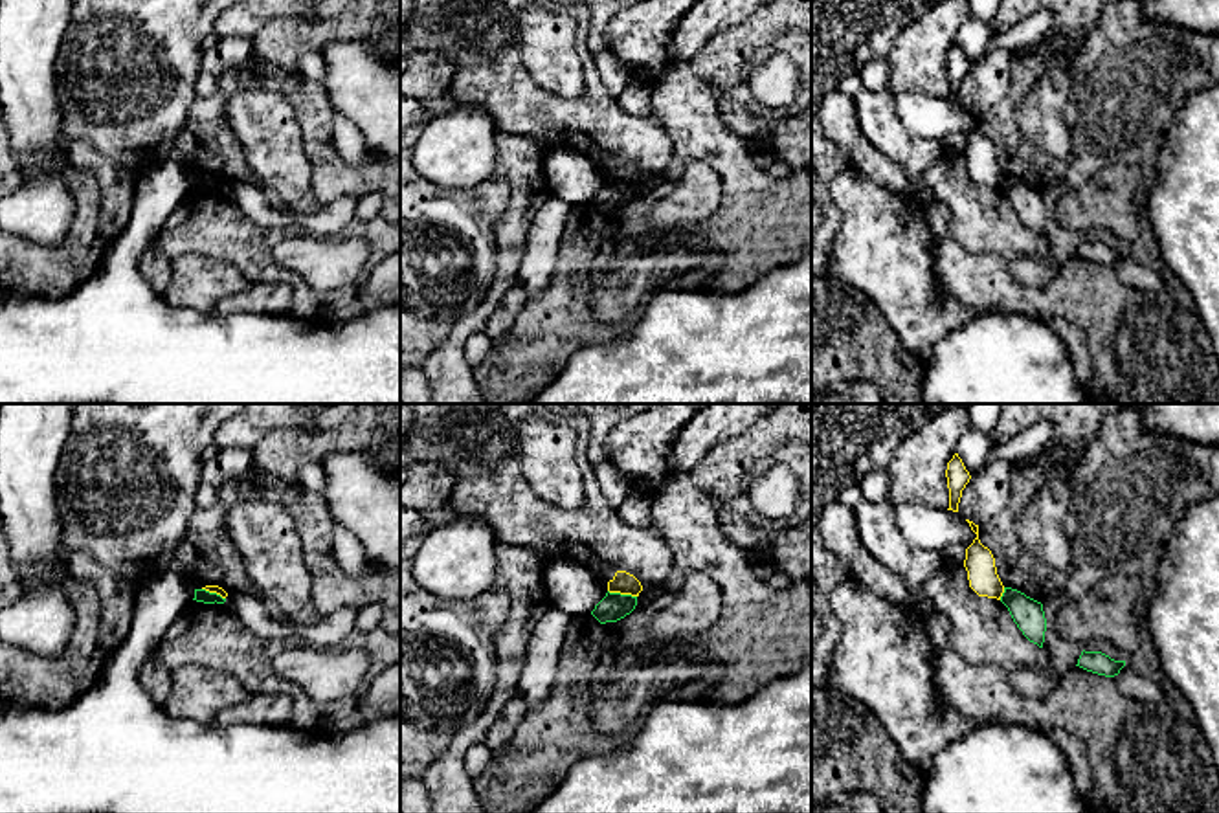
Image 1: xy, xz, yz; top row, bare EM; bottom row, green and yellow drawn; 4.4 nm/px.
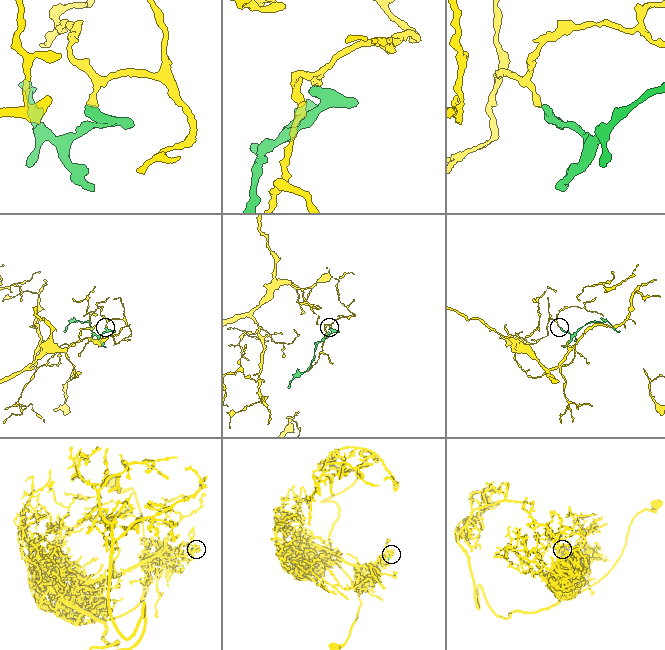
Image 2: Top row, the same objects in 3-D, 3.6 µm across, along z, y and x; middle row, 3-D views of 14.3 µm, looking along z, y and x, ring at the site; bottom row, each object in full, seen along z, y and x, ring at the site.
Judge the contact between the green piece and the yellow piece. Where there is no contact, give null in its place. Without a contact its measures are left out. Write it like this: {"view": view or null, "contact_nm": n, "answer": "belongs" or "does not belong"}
{"view": "xz", "contact_nm": 130, "answer": "does not belong"}

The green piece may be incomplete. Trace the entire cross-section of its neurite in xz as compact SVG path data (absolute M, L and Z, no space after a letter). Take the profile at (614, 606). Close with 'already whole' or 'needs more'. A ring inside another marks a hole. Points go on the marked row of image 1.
M606 593L606 596L595 606L591 615L600 622L617 622L630 615L637 606L637 596L621 595L621 593Z; already whole

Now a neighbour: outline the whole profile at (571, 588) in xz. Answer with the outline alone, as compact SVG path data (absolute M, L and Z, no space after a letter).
M569 558L545 563L543 587L551 606L567 613L571 618L591 615L608 593L587 567Z

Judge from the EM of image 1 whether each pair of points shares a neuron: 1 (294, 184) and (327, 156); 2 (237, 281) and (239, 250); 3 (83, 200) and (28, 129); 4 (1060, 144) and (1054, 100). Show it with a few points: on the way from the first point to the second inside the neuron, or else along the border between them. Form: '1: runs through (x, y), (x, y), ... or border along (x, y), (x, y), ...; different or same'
1: border along (300, 129), (303, 155), (311, 167), (307, 197); different
2: border along (197, 256), (228, 263), (250, 281); different
3: border along (55, 155), (48, 166), (74, 195); different
4: runs through (1054, 133), (1054, 111); same

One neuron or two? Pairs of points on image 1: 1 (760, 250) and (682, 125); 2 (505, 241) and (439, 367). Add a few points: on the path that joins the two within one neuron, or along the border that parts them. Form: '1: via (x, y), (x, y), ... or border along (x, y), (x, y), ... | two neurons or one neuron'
1: via (760, 217), (760, 210), (748, 186), (715, 151) | one neuron
2: via (505, 272), (487, 307), (458, 336) | one neuron

